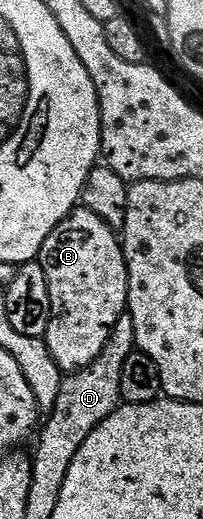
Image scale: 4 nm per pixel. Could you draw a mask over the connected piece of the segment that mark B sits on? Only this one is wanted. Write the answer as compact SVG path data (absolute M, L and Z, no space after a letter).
M77 209L49 236L40 258L52 305L48 351L64 372L92 365L112 337L117 319L128 308L128 265L121 239L98 215L84 209Z

